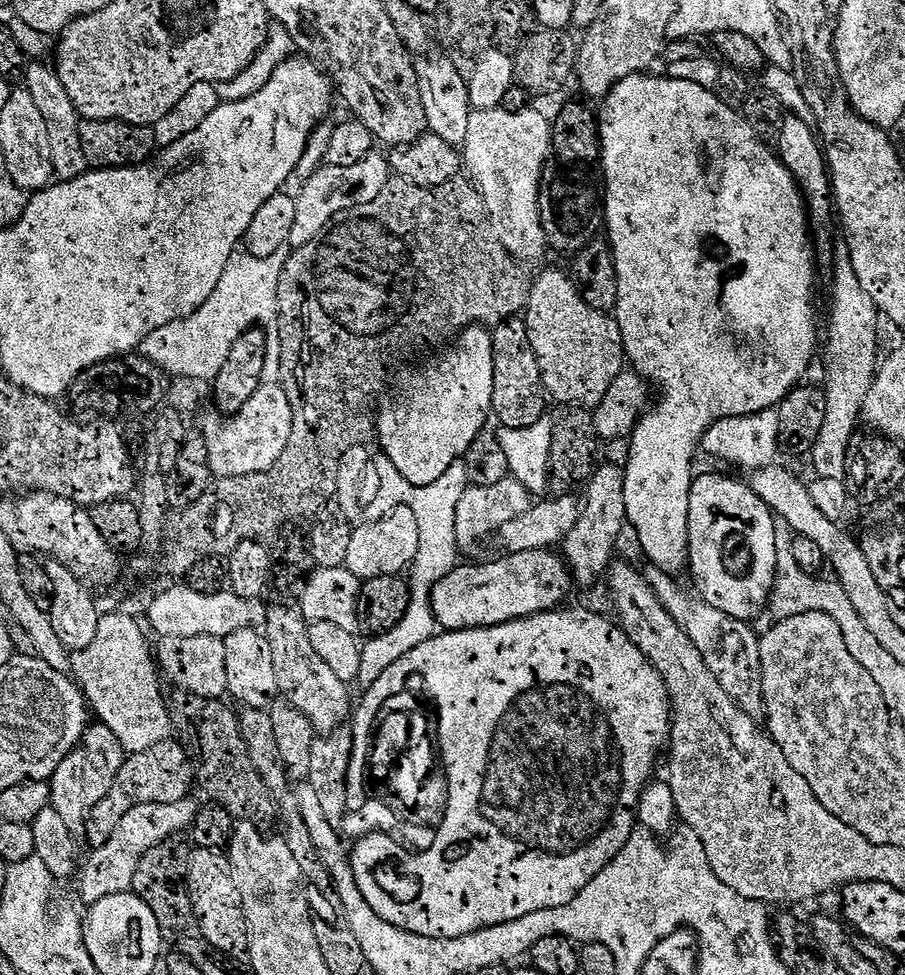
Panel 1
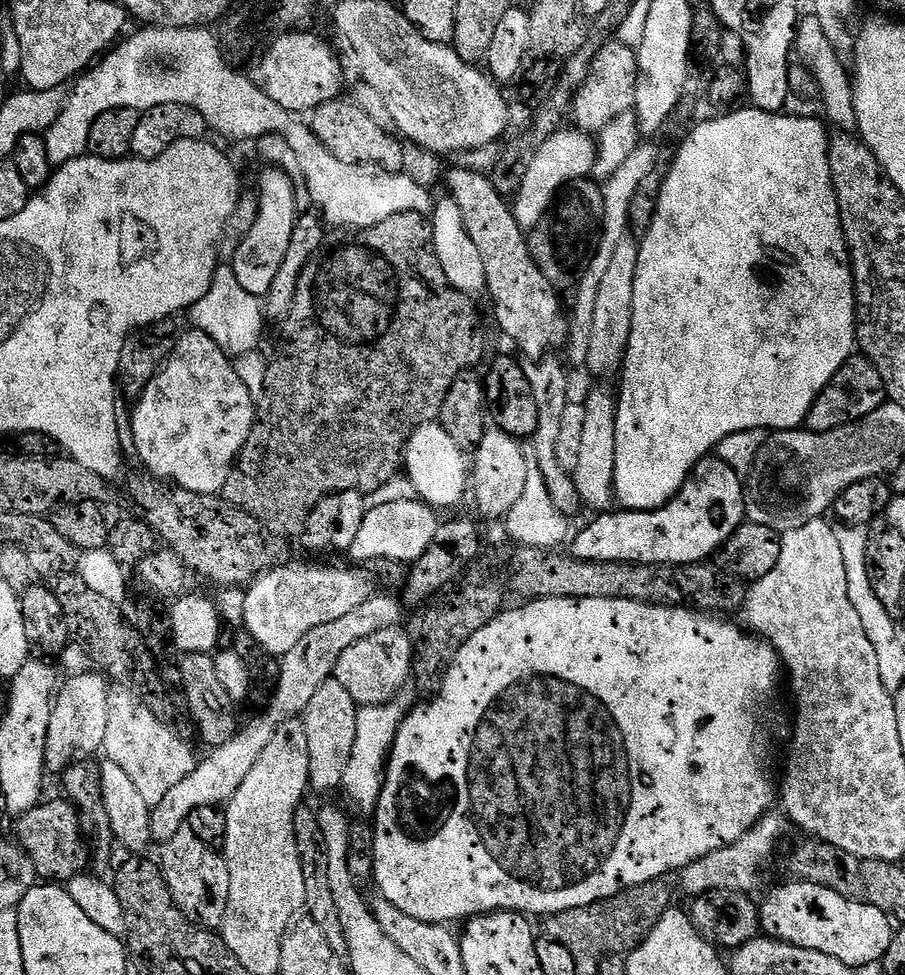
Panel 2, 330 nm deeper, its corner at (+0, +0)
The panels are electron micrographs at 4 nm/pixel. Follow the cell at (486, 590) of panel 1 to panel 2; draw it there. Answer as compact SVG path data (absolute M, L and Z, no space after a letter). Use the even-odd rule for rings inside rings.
M705 458L696 465L674 499L653 512L613 510L597 515L571 541L571 555L590 564L638 564L641 566L679 566L703 564L715 557L737 528L745 523L744 484L730 468L717 458Z

